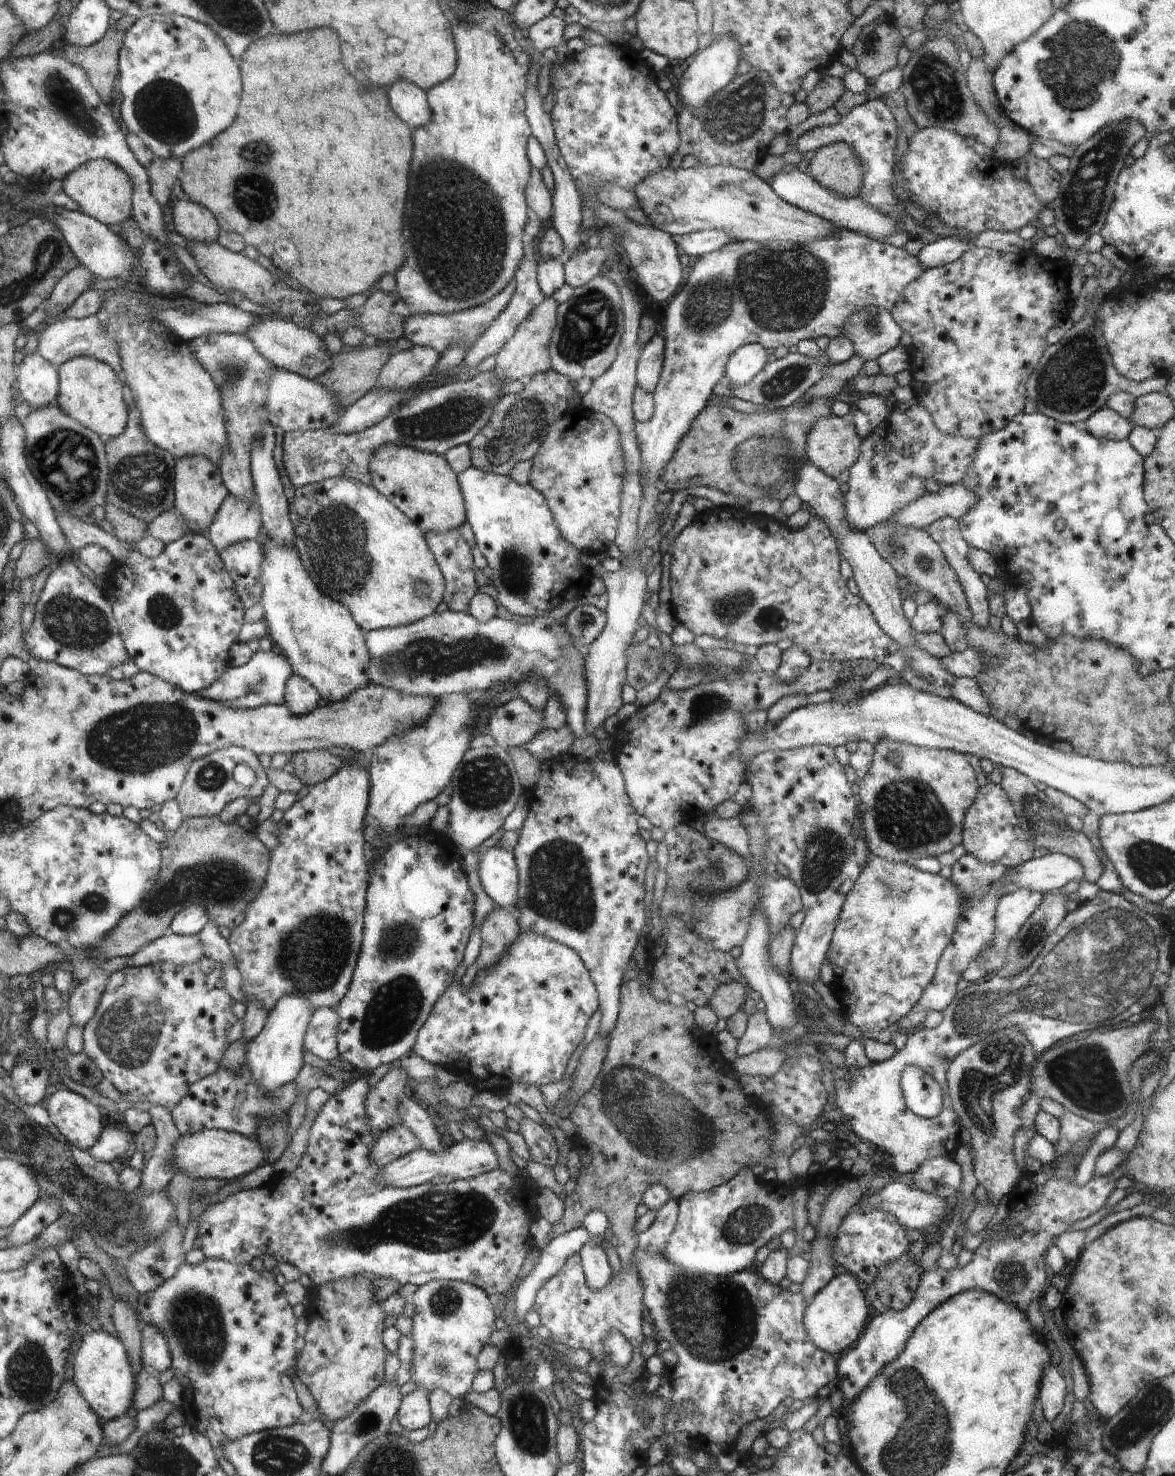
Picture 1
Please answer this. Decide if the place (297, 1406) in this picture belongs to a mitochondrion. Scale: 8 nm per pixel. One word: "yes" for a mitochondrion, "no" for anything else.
no

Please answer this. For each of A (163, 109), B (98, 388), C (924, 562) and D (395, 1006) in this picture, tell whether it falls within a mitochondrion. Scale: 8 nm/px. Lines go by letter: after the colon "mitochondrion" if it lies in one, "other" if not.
A: mitochondrion
B: other
C: mitochondrion
D: mitochondrion

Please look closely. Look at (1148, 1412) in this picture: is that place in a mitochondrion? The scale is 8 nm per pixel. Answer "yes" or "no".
yes

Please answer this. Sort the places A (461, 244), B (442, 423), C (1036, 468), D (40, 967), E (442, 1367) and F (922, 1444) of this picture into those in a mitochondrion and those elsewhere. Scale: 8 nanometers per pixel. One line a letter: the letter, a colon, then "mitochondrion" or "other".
A: mitochondrion
B: mitochondrion
C: other
D: other
E: mitochondrion
F: mitochondrion

